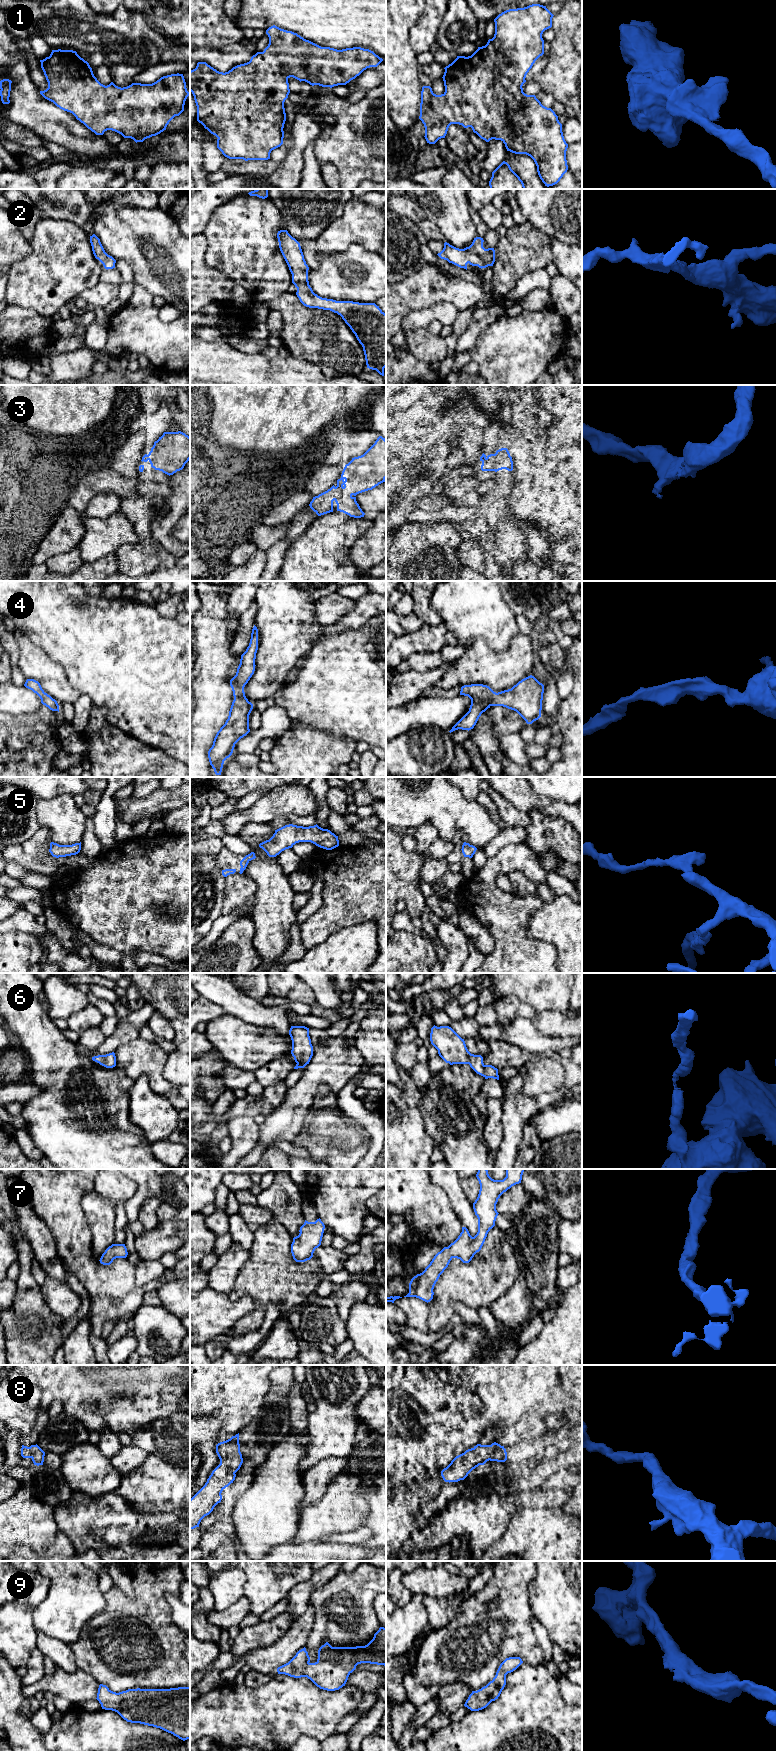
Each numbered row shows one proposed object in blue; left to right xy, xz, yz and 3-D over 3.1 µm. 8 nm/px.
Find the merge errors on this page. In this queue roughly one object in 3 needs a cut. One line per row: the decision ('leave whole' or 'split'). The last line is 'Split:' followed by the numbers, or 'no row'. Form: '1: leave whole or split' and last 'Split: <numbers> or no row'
1: leave whole
2: leave whole
3: leave whole
4: leave whole
5: leave whole
6: leave whole
7: leave whole
8: leave whole
9: leave whole
Split: no row

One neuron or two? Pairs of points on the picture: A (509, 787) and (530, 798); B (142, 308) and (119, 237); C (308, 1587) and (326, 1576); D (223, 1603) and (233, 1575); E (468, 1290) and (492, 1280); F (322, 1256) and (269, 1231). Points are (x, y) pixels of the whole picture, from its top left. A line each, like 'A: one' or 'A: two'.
A: one
B: two
C: one
D: one
E: one
F: two

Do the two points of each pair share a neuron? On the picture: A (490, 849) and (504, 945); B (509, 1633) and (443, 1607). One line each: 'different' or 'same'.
A: different
B: different

